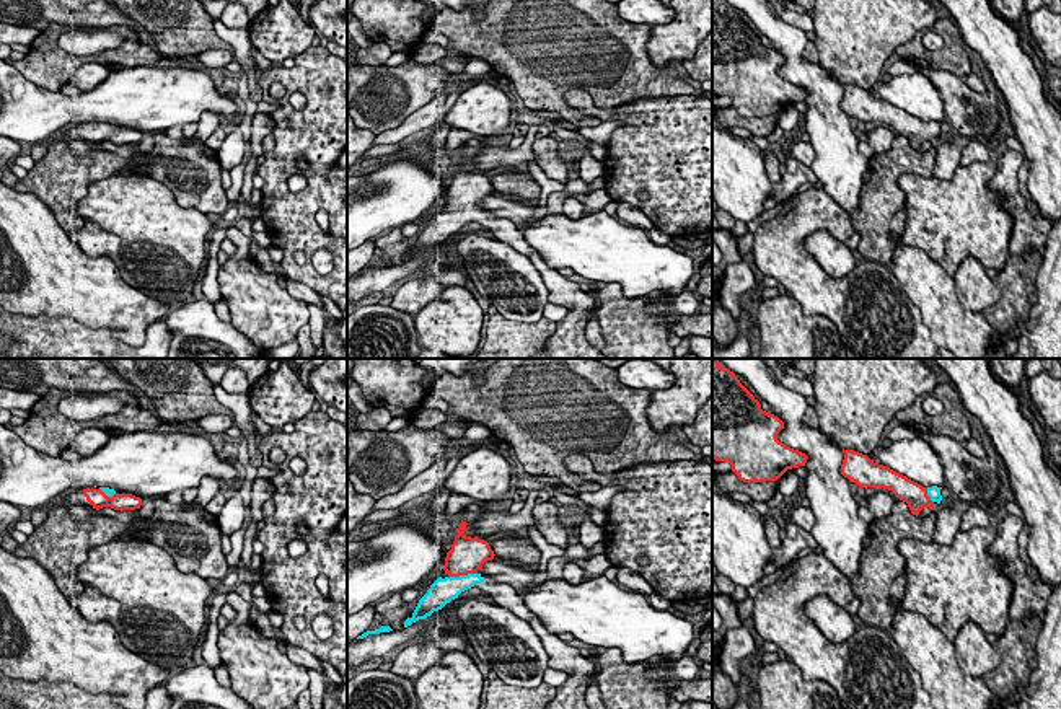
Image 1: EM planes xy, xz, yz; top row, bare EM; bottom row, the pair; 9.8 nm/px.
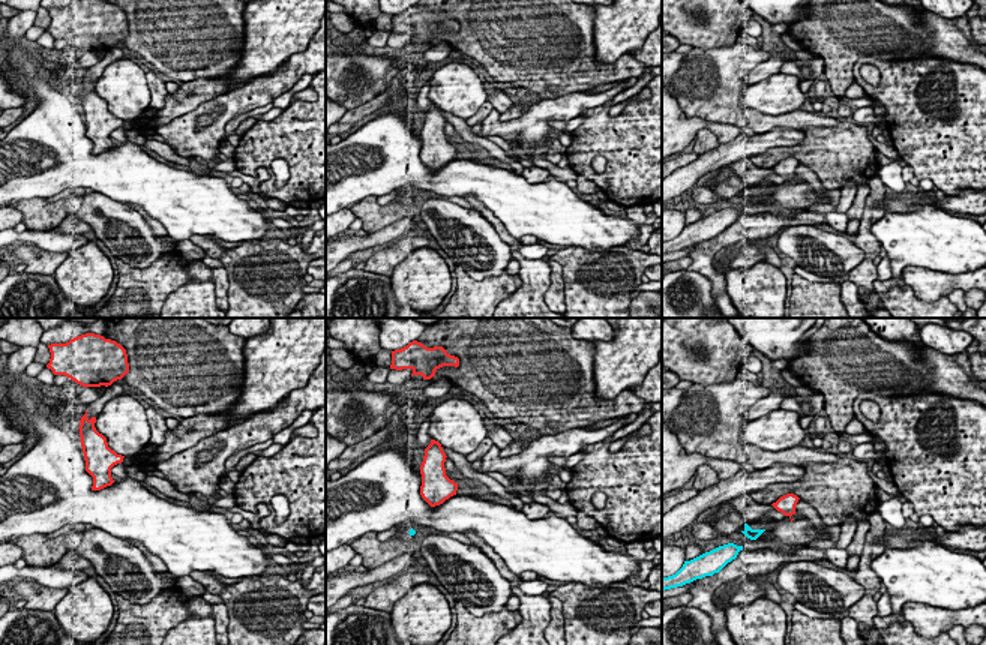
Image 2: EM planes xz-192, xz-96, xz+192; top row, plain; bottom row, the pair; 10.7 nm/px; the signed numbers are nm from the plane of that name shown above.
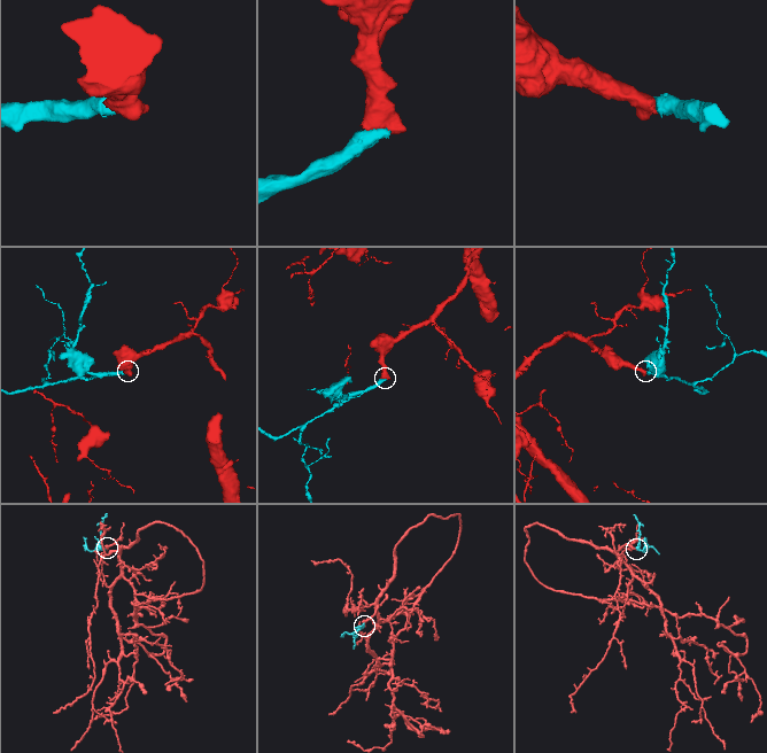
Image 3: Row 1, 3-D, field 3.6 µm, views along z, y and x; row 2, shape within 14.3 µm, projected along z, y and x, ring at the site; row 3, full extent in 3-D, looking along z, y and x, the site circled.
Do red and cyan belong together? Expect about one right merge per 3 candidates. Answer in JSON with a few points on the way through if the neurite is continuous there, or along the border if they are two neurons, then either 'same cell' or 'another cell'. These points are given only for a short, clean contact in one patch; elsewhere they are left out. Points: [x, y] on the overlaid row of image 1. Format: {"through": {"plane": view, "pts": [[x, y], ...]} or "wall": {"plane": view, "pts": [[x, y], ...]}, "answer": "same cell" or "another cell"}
{"through": {"plane": "xz", "pts": [[466, 556], [463, 574], [444, 590]]}, "answer": "same cell"}

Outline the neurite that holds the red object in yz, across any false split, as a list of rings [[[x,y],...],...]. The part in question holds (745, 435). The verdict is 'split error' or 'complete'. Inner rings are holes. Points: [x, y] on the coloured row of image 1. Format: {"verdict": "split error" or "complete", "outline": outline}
{"verdict": "complete", "outline": [[[712,359],[712,458],[729,461],[743,482],[779,479],[787,469],[805,466],[808,456],[777,440],[784,422],[761,409],[759,401],[740,383],[733,372]]]}

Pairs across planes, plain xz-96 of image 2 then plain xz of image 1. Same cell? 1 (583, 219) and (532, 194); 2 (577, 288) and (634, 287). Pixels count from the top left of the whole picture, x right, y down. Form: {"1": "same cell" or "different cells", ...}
{"1": "different cells", "2": "different cells"}

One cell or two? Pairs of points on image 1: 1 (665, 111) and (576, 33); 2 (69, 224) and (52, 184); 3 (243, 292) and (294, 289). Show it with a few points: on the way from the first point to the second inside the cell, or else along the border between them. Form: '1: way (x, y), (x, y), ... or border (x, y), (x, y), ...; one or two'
1: border (688, 93), (638, 98), (613, 108); two
2: way (64, 214), (61, 194); one
3: border (286, 289), (294, 297), (308, 303); two

